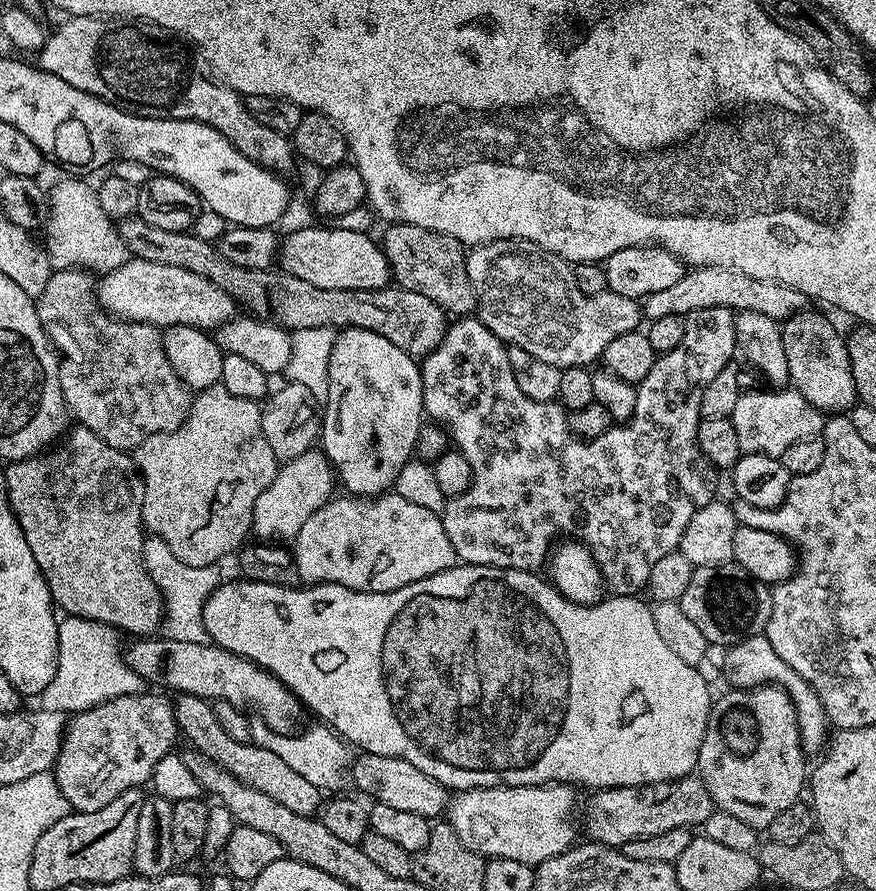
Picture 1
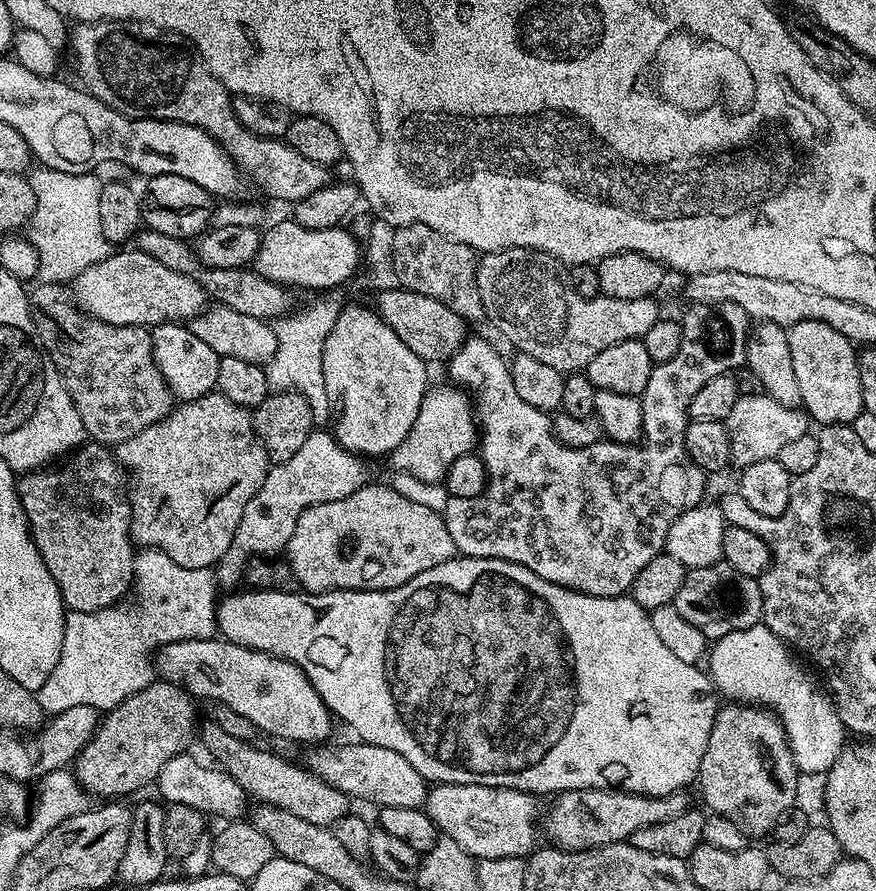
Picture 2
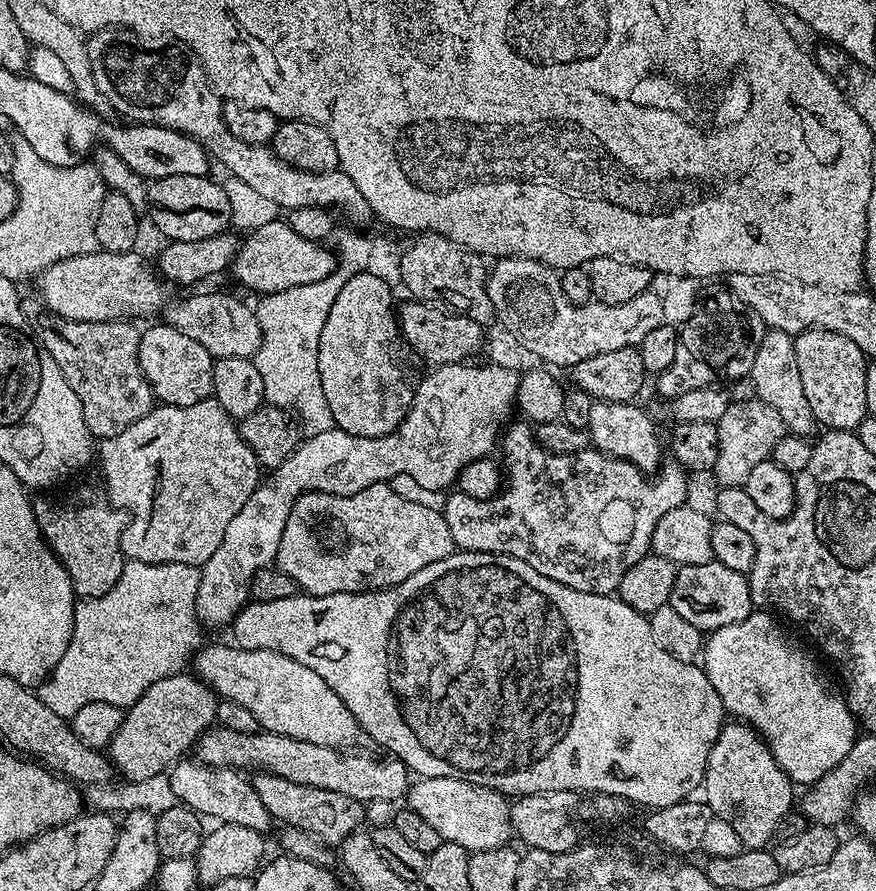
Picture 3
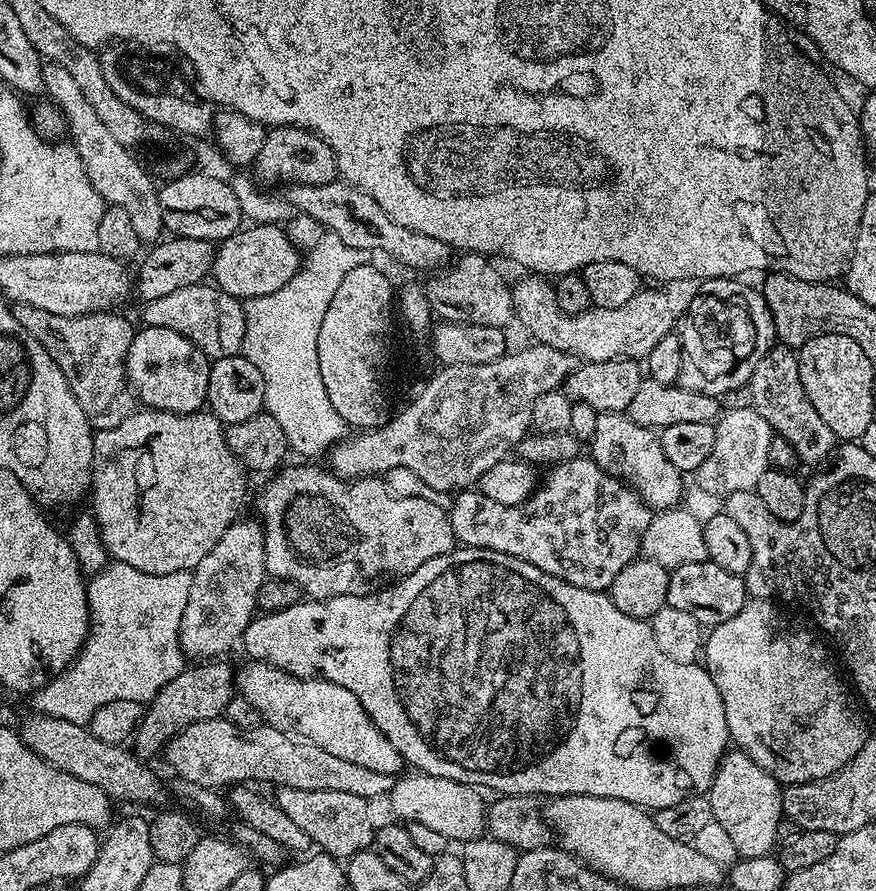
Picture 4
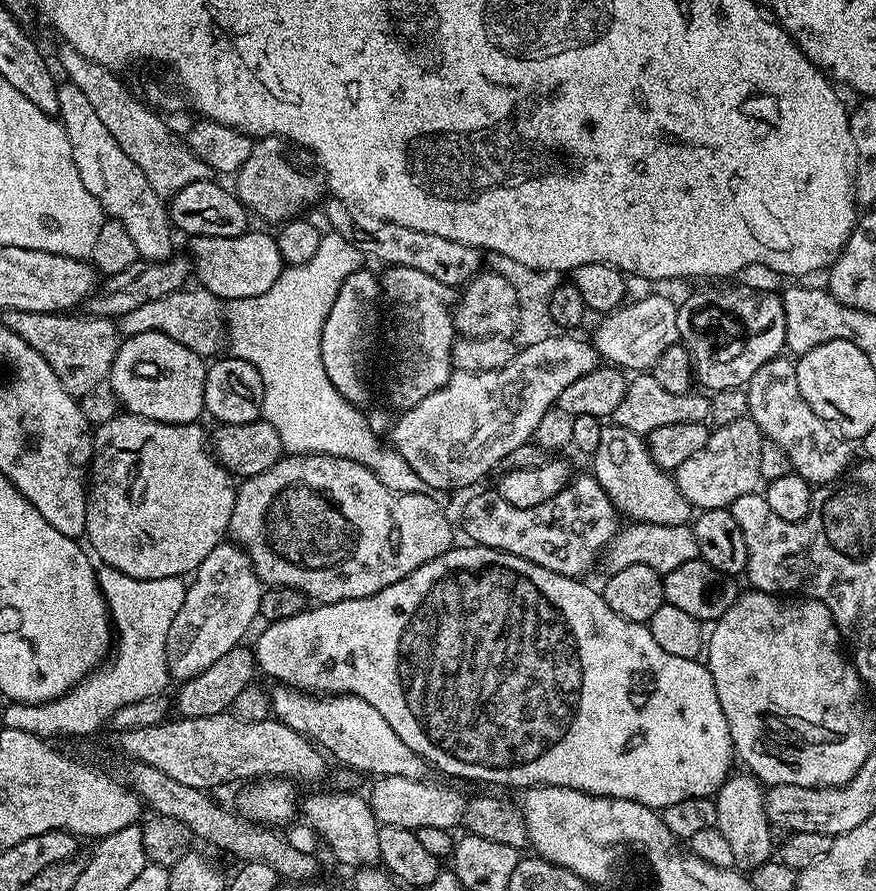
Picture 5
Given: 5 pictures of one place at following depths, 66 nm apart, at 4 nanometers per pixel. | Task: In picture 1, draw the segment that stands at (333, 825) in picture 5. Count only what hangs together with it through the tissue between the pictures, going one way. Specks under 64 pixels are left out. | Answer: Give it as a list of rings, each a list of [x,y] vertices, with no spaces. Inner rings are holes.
[[[180,694],[175,697],[172,709],[179,735],[183,739],[185,736],[195,751],[222,766],[230,774],[234,774],[238,782],[250,786],[250,790],[262,790],[262,794],[275,798],[280,805],[294,810],[294,814],[316,816],[321,811],[321,789],[306,782],[302,774],[290,770],[290,766],[286,766],[286,762],[282,762],[282,758],[278,758],[278,754],[274,754],[272,750],[266,750],[251,742],[234,742],[234,738],[230,738],[230,734],[226,734],[226,730],[218,726],[218,718],[214,718],[214,710],[209,701],[203,700],[201,696]]]

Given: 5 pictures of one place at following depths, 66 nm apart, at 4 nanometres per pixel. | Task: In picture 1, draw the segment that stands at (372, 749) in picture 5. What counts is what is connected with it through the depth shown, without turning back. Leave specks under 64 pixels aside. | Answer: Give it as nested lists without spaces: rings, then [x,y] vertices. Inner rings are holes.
[[[136,638],[132,645],[123,649],[122,655],[125,664],[132,668],[149,685],[161,684],[164,688],[173,688],[173,693],[185,696],[201,696],[203,700],[212,702],[225,700],[235,708],[247,709],[255,719],[270,726],[275,732],[295,732],[300,720],[302,705],[300,699],[286,687],[278,678],[274,678],[254,662],[242,658],[238,654],[230,654],[230,650],[222,650],[211,642],[199,644],[198,642],[178,642],[167,638]]]

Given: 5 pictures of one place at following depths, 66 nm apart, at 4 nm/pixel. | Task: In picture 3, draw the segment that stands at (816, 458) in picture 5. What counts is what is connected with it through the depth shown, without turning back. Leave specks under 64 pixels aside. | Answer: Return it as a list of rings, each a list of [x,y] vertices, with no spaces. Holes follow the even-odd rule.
[[[773,328],[767,329],[758,346],[758,354],[754,354],[750,374],[754,378],[756,399],[780,419],[780,423],[791,435],[808,438],[813,435],[812,431],[817,431],[816,419],[806,402],[806,393],[802,391],[796,341],[790,334]]]

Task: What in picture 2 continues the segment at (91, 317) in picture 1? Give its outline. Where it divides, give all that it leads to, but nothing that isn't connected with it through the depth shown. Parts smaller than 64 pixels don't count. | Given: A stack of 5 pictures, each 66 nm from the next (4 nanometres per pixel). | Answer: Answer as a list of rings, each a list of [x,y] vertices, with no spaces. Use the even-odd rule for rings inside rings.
[[[37,283],[36,293],[30,296],[32,321],[45,352],[51,356],[64,380],[66,390],[82,418],[85,433],[95,443],[115,446],[134,438],[146,426],[158,422],[171,414],[174,397],[168,383],[162,378],[152,353],[152,333],[147,327],[114,326],[95,320],[87,312],[80,311],[70,299],[70,292],[64,284]]]

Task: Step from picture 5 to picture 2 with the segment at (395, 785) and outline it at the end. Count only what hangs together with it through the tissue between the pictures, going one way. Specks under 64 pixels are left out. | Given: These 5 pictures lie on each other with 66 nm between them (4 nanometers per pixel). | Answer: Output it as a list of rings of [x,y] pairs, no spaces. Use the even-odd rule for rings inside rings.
[[[436,784],[429,787],[426,811],[443,835],[454,838],[462,850],[466,850],[477,861],[507,856],[527,857],[537,847],[538,812],[537,797],[531,792],[519,792],[513,788],[482,786],[481,784]]]

